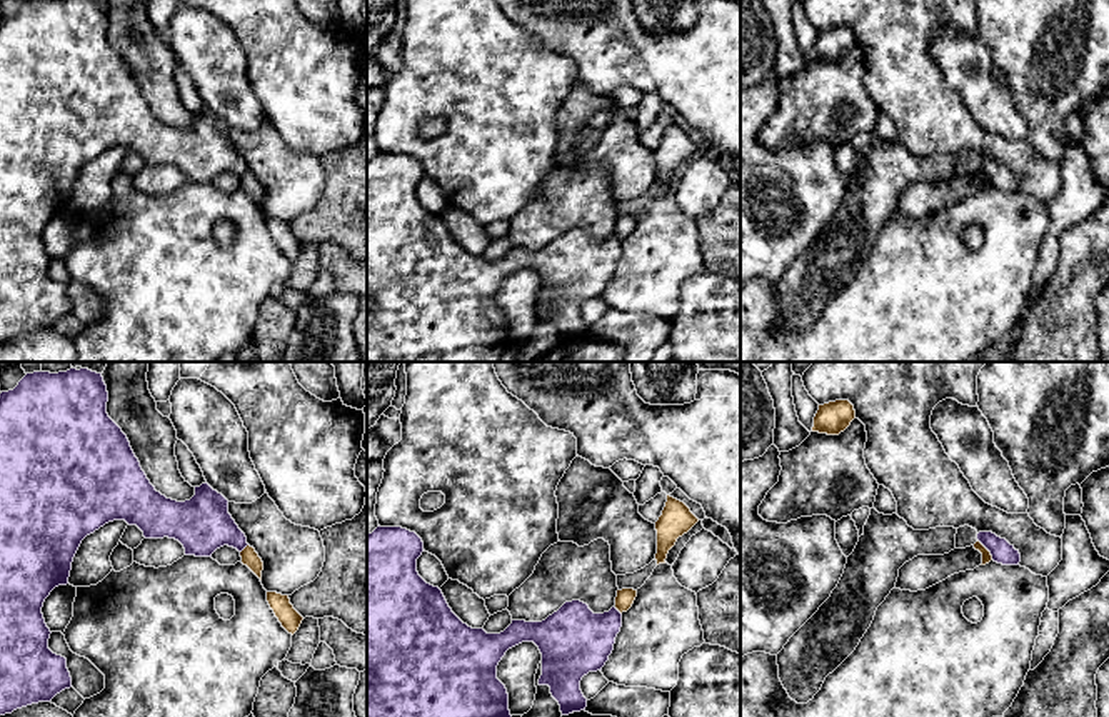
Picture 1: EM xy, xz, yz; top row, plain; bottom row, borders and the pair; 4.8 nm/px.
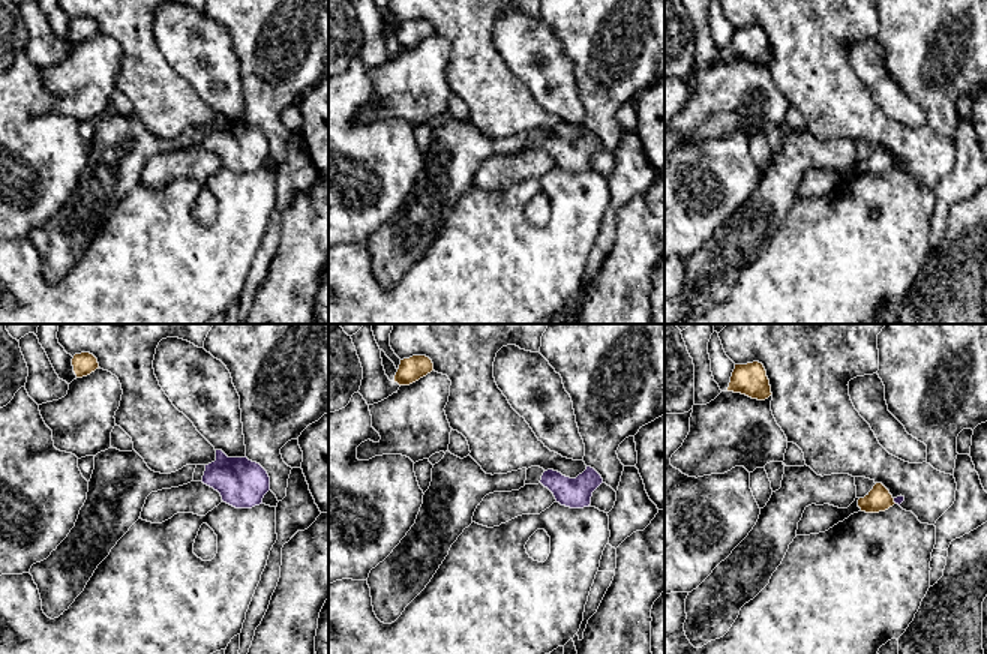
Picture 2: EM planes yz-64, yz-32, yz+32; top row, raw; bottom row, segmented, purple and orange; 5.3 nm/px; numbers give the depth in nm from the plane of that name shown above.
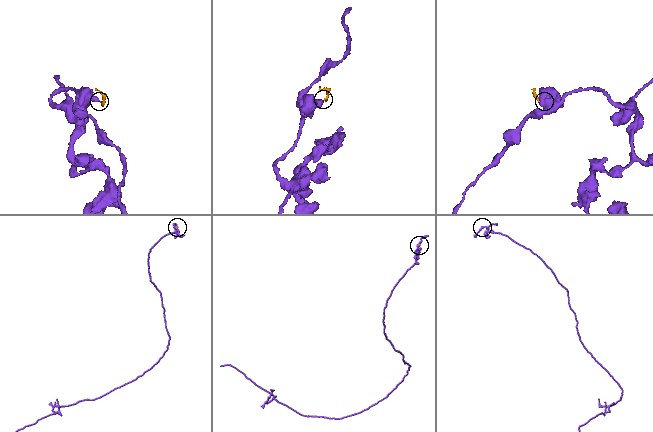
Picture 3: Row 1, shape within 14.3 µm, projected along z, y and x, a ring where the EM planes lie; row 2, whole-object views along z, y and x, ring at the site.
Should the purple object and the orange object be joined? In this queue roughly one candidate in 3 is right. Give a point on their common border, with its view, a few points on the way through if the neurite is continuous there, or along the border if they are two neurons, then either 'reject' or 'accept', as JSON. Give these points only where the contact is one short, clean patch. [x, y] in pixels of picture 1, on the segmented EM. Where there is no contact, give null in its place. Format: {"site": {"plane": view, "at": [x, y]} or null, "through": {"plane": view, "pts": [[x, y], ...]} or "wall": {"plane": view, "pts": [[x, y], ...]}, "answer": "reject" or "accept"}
{"site": {"plane": "yz", "at": [986, 547]}, "wall": {"plane": "yz", "pts": [[978, 539], [993, 559]]}, "answer": "reject"}

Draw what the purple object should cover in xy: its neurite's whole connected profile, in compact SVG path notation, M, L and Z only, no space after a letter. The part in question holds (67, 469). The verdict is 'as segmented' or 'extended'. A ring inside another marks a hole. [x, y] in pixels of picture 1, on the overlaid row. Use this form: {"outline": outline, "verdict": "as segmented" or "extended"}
{"outline": "M88 369L27 374L13 390L0 394L0 715L50 702L72 687L67 659L48 649L50 629L42 607L50 592L67 585L82 540L113 520L137 525L145 539L175 539L185 555L212 557L223 547L242 552L248 544L228 514L228 500L207 482L190 500L167 499L147 479L127 435L107 414L108 392L102 374Z", "verdict": "as segmented"}

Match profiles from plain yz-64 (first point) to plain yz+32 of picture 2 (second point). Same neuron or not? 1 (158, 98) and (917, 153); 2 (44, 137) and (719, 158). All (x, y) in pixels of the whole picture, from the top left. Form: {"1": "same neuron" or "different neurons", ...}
{"1": "same neuron", "2": "same neuron"}

